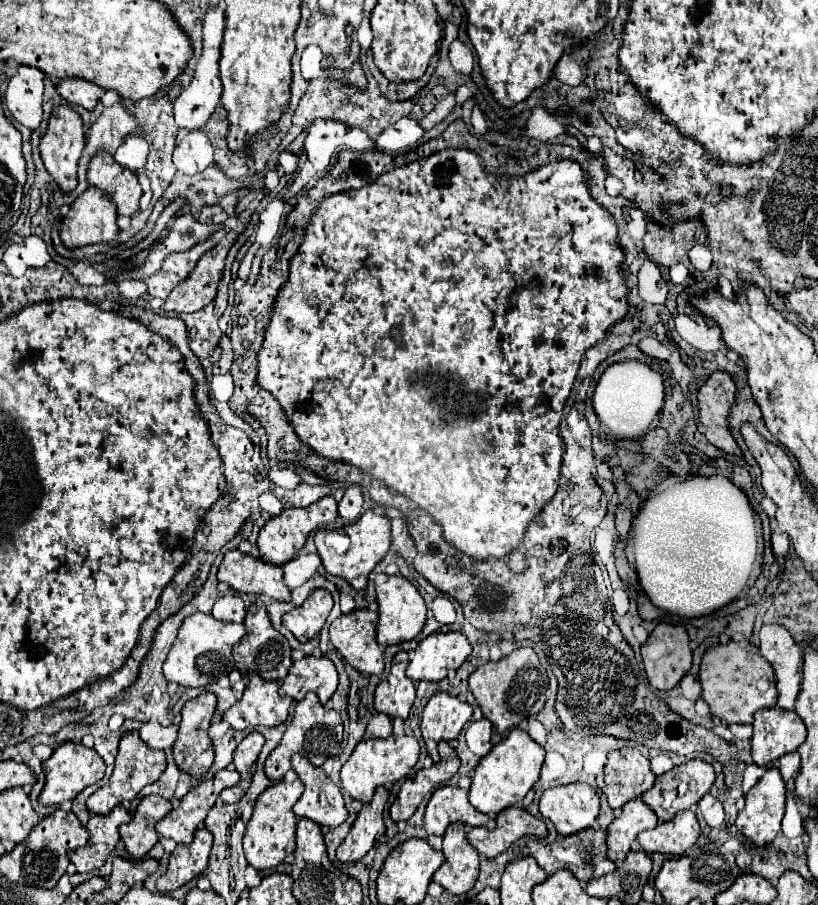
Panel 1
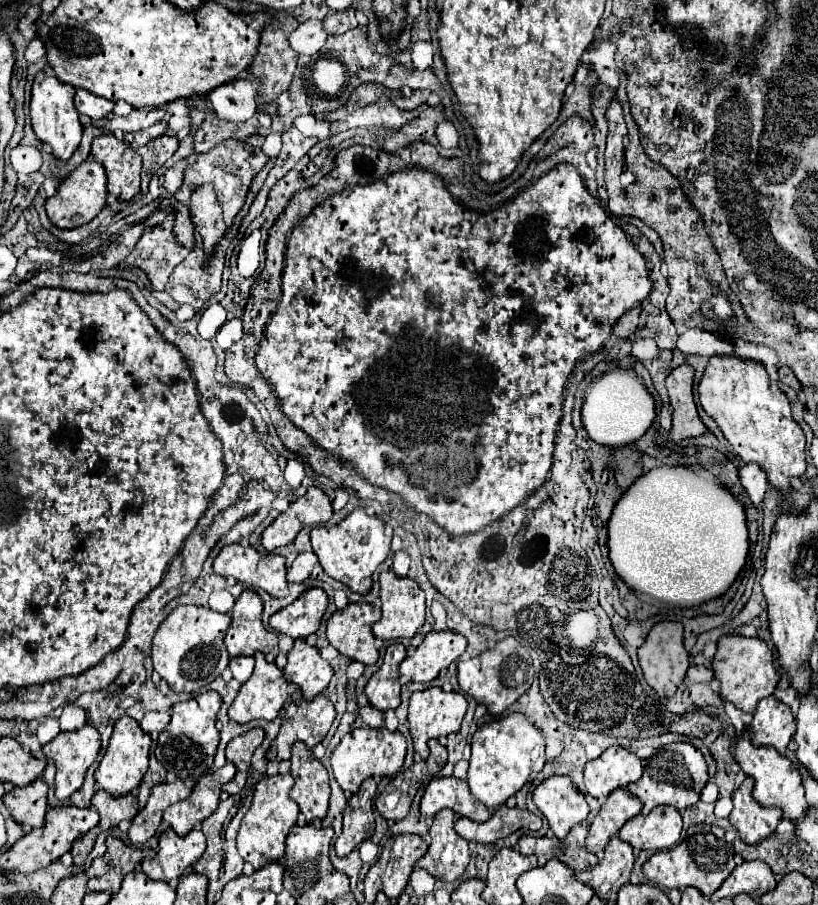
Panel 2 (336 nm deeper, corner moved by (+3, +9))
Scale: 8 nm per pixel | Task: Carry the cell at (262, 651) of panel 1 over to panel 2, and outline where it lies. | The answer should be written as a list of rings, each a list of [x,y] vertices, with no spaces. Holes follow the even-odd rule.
[[[245,590],[231,610],[231,626],[225,634],[225,646],[229,656],[253,656],[257,650],[265,654],[267,662],[273,662],[279,654],[277,634],[265,630],[261,622],[261,598],[253,590]]]

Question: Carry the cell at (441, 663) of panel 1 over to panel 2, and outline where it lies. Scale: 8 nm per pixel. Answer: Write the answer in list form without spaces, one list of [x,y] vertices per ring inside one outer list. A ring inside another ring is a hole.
[[[453,630],[429,632],[415,652],[401,662],[401,676],[413,682],[431,682],[443,668],[457,660],[465,648],[467,640]]]

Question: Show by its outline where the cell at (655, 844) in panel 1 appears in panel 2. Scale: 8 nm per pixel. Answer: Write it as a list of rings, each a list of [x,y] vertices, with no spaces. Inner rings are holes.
[[[657,806],[651,814],[637,814],[621,830],[619,836],[637,850],[669,850],[681,838],[683,818],[675,808]]]

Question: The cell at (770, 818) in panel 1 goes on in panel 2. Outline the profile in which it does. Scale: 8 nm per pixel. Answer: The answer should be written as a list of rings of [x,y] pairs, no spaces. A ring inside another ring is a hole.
[[[745,778],[745,782],[735,790],[733,804],[729,822],[747,844],[757,844],[773,834],[781,820],[779,808],[763,808],[753,800],[753,778]]]

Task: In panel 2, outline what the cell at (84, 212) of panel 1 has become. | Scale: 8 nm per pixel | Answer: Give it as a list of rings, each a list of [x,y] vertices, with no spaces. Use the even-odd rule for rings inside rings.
[[[85,160],[75,172],[71,172],[61,182],[61,186],[57,188],[57,194],[53,198],[47,198],[45,210],[47,210],[49,220],[57,228],[75,228],[75,226],[89,224],[105,208],[105,204],[107,204],[107,178],[105,178],[105,170],[95,160]]]

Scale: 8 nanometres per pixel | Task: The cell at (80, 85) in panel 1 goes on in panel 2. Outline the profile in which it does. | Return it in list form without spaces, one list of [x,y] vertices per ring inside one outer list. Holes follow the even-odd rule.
[[[77,90],[75,92],[75,108],[79,114],[87,114],[93,120],[105,118],[113,110],[113,102],[107,98],[97,98],[95,94],[89,94],[89,90]]]

